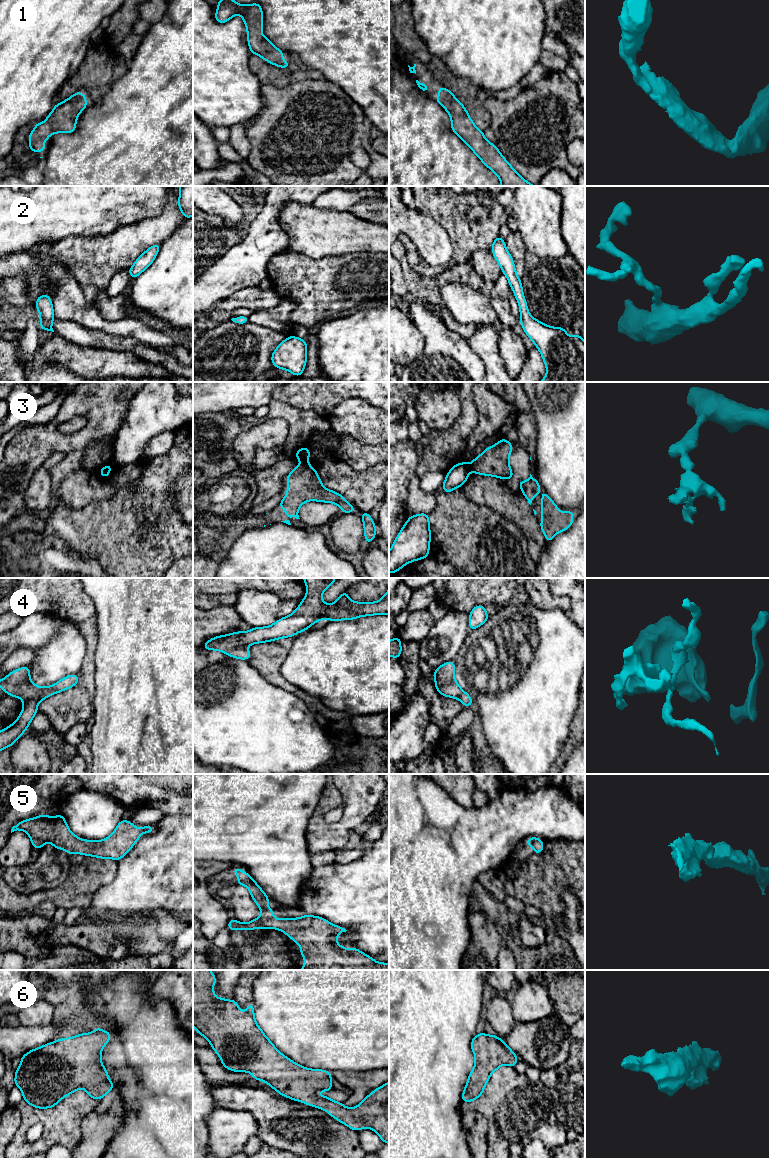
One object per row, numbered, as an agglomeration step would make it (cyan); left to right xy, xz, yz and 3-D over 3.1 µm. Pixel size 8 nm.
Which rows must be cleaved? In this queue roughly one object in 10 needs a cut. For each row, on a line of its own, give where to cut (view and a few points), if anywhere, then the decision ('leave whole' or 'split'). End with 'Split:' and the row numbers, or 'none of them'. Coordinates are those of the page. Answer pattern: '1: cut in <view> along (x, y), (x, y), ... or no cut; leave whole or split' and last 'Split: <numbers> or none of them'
1: no cut; leave whole
2: no cut; leave whole
3: cut in xz along (303, 461), (307, 462); split
4: no cut; leave whole
5: no cut; leave whole
6: no cut; leave whole
Split: 3

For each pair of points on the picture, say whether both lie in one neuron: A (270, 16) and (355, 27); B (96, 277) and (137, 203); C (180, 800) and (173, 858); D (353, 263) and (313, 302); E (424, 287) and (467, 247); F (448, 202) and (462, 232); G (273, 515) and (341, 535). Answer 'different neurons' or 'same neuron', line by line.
A: same neuron
B: different neurons
C: different neurons
D: same neuron
E: different neurons
F: same neuron
G: different neurons

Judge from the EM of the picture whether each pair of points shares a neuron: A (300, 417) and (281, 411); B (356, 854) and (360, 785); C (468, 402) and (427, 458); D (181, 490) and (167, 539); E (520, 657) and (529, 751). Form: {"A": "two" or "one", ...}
{"A": "one", "B": "two", "C": "one", "D": "two", "E": "one"}

